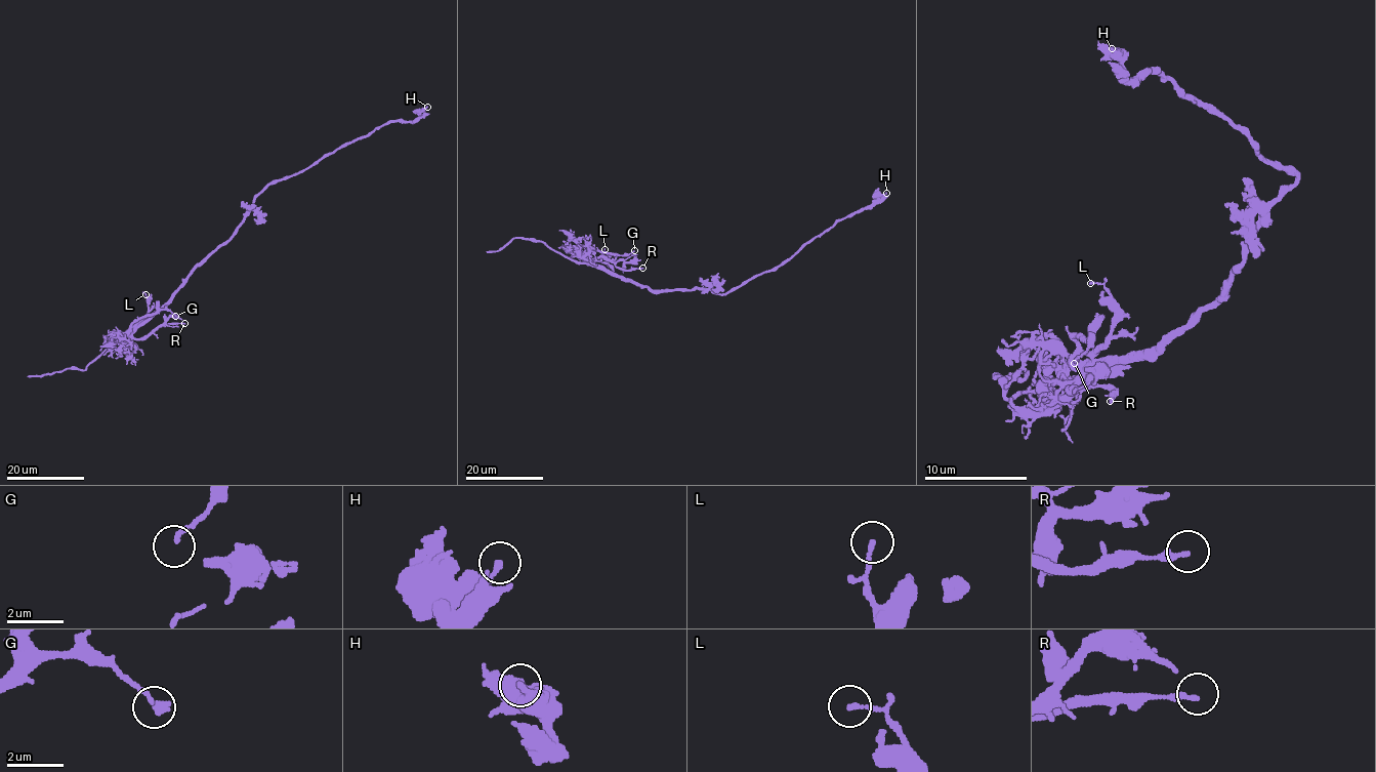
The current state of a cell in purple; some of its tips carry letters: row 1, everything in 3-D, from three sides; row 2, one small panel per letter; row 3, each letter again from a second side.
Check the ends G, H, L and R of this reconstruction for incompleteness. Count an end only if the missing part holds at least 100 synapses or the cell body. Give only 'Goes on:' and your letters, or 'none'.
Goes on: none

